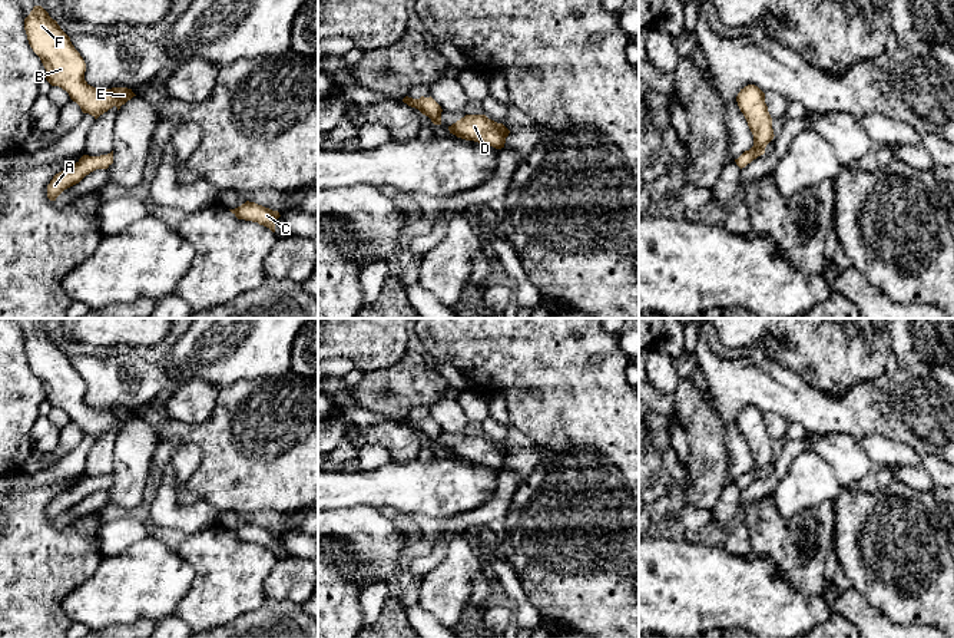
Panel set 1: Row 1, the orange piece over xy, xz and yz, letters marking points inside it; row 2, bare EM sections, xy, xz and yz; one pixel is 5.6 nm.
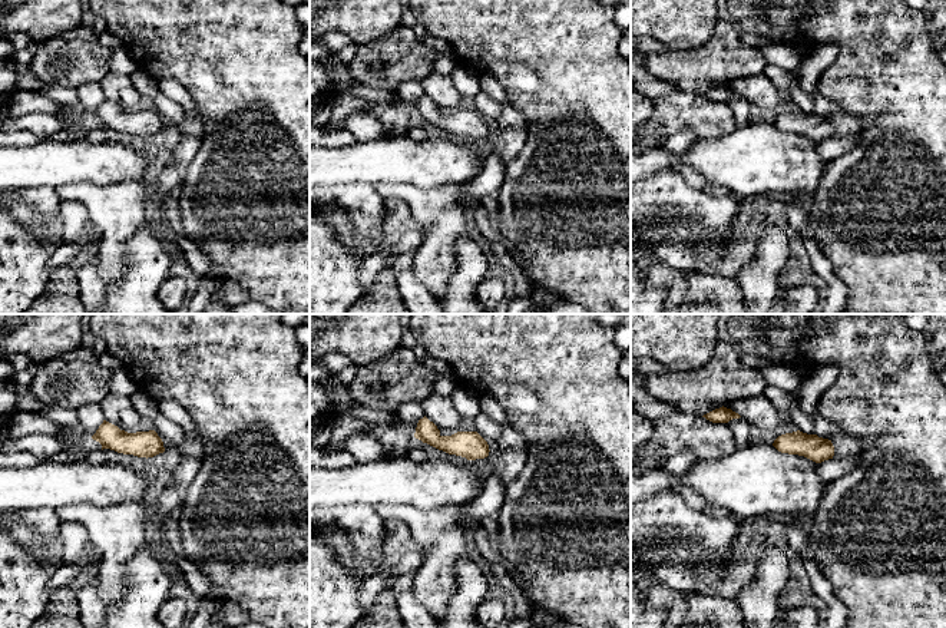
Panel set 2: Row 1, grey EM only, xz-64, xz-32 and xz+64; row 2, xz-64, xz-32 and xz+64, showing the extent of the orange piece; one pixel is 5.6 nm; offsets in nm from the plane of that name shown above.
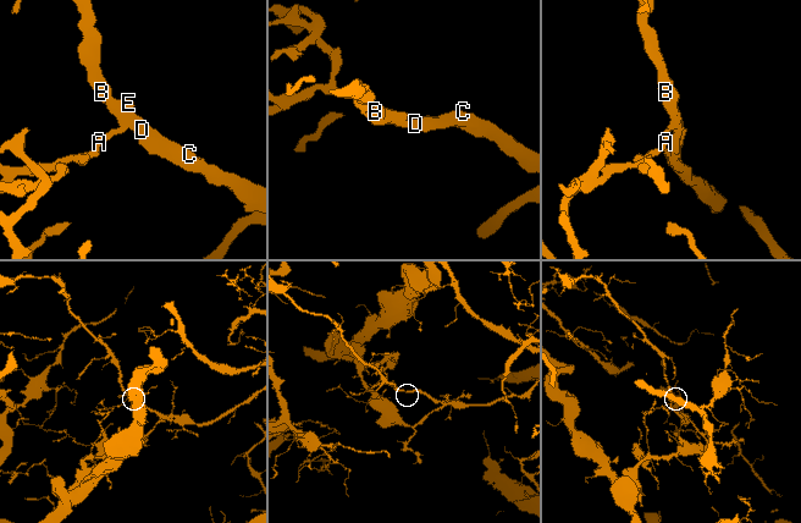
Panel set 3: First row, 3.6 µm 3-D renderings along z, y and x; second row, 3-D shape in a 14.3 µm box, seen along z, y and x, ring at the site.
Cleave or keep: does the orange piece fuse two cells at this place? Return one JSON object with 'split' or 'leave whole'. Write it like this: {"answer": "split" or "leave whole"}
{"answer": "split"}

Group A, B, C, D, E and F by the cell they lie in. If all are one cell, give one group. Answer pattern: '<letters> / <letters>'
A / B C D E F

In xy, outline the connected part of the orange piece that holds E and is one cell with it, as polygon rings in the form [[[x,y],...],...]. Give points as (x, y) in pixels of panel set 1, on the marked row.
[[[34,6],[24,19],[24,30],[33,52],[46,69],[46,80],[66,90],[83,113],[97,119],[113,106],[120,109],[136,96],[132,89],[96,89],[85,80],[86,63],[74,49],[70,37],[42,6]]]

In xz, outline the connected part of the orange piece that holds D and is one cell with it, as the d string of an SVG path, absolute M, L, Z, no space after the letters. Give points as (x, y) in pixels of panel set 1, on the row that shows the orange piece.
M466 115L451 126L450 133L466 141L486 143L496 149L504 148L510 130L503 125L488 119L486 115Z

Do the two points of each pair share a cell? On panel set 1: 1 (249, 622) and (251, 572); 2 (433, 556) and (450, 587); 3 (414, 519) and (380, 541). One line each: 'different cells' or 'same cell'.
1: different cells
2: different cells
3: different cells

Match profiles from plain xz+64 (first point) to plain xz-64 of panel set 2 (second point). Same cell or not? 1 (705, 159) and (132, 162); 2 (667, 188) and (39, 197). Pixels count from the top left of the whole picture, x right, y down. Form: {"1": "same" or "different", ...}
{"1": "same", "2": "same"}

